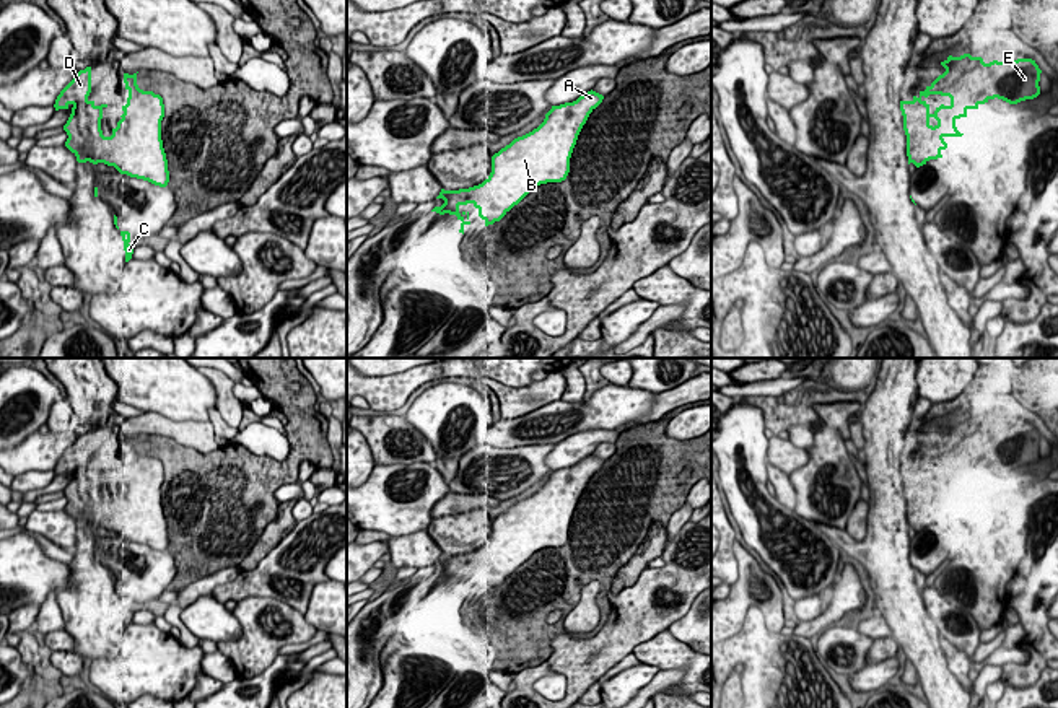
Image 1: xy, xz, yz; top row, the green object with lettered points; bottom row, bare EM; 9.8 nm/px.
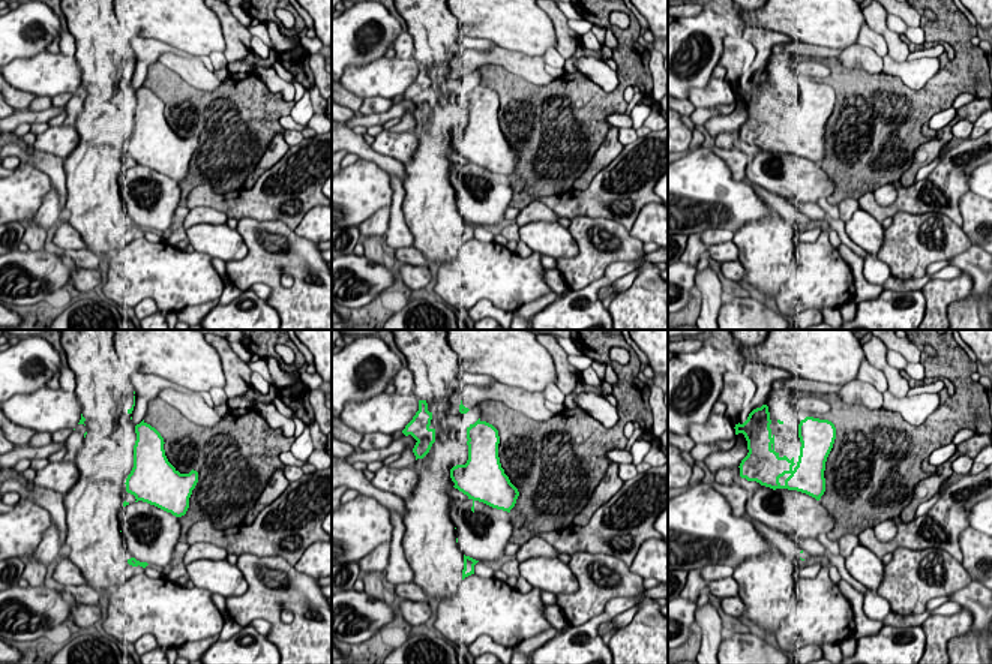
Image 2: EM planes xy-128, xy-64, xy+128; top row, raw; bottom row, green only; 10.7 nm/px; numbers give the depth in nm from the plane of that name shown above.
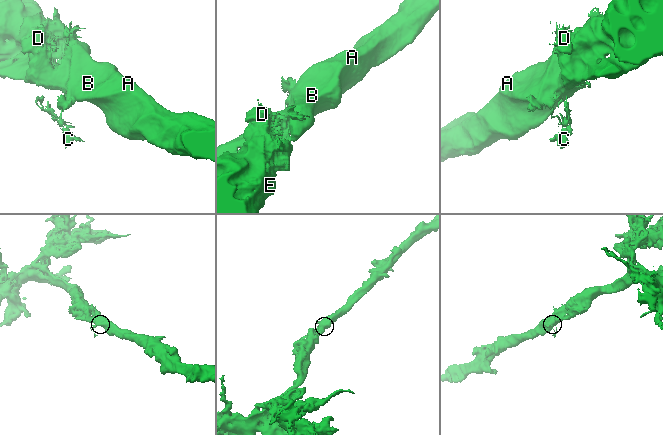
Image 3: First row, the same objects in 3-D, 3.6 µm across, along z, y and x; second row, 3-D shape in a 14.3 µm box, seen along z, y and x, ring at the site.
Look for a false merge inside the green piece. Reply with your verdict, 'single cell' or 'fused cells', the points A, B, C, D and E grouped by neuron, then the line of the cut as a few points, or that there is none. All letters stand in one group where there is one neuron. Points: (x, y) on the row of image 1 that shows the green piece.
single cell; groups A B C D E; cut none

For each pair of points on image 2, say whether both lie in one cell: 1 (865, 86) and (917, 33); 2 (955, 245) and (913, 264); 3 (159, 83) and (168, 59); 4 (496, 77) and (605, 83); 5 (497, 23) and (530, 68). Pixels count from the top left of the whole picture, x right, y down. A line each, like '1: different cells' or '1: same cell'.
1: different cells
2: same cell
3: different cells
4: different cells
5: different cells

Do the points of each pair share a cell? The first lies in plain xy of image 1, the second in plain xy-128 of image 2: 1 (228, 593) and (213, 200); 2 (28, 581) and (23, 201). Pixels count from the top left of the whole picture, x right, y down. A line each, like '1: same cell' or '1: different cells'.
1: same cell
2: same cell

